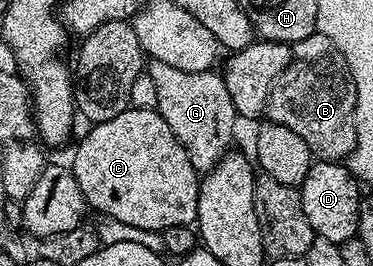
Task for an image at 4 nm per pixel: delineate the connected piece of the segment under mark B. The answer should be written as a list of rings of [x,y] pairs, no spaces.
[[[315,33],[292,44],[287,69],[283,69],[269,94],[267,119],[271,123],[287,125],[287,129],[299,133],[318,160],[345,161],[357,148],[353,124],[356,104],[353,71],[343,53],[331,37]]]

